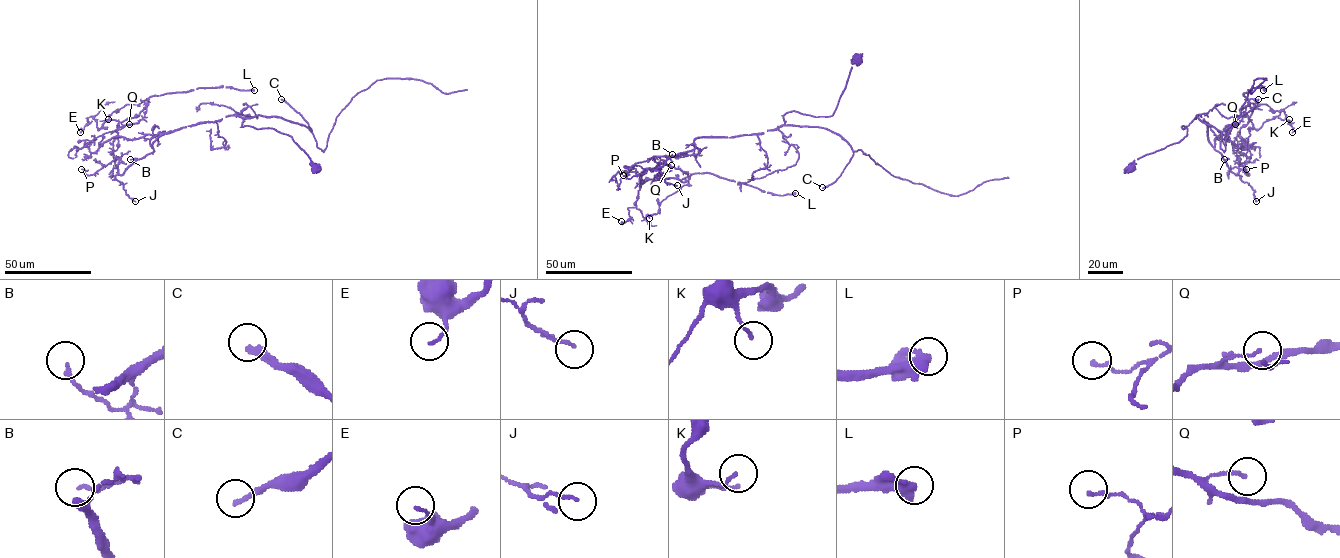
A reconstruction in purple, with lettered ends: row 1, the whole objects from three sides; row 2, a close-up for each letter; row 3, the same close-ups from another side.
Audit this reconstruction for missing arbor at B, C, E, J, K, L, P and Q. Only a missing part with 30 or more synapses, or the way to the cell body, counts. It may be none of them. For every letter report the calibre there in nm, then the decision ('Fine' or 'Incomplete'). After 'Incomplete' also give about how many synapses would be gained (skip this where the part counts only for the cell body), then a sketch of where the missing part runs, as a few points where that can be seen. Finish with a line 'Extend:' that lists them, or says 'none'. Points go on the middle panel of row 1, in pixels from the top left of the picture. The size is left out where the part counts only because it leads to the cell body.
B: Thickness 130 nm. Fine
C: Thickness 240 nm. Fine
E: Thickness 110 nm. Fine
J: Thickness 100 nm. Fine
K: Thickness 110 nm. Fine
L: Thickness 340 nm. Fine
P: Thickness 130 nm. Fine
Q: Thickness 120 nm. Fine
Extend: none

